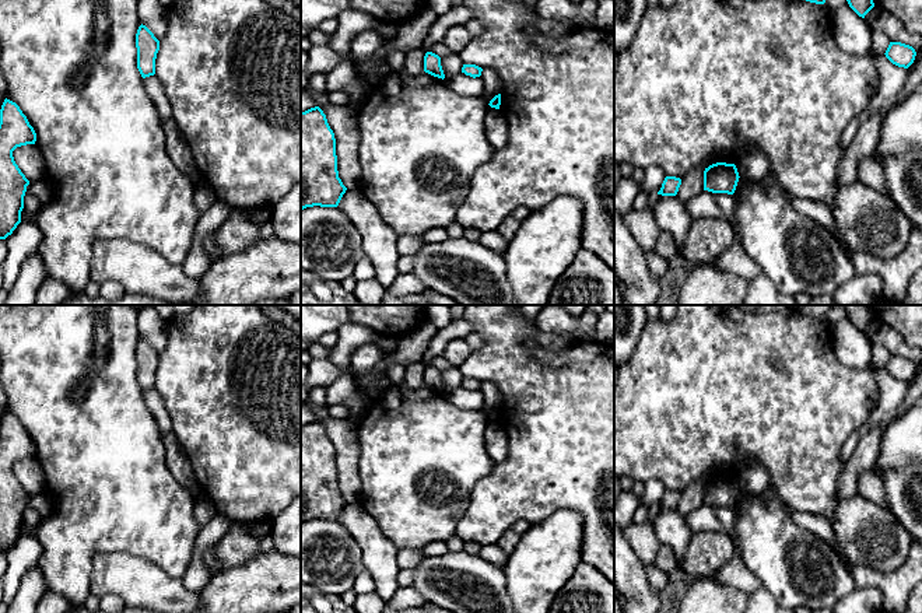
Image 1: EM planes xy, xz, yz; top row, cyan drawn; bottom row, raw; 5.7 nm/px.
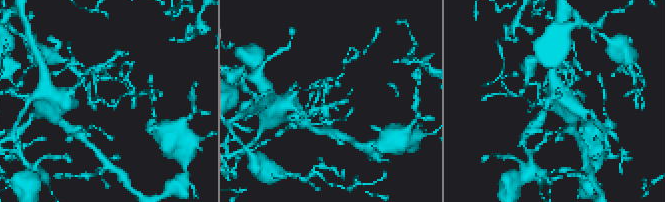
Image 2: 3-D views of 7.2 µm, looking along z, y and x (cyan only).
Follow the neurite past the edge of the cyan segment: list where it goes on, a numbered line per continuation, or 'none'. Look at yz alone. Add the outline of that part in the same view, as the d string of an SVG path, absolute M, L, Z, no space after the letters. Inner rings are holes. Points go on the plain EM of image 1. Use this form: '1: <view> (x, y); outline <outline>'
none

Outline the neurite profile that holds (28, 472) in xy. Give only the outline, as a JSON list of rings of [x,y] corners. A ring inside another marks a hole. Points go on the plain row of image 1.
[[[35,458],[17,460],[13,470],[21,486],[32,497],[48,491],[48,481],[43,469]]]

